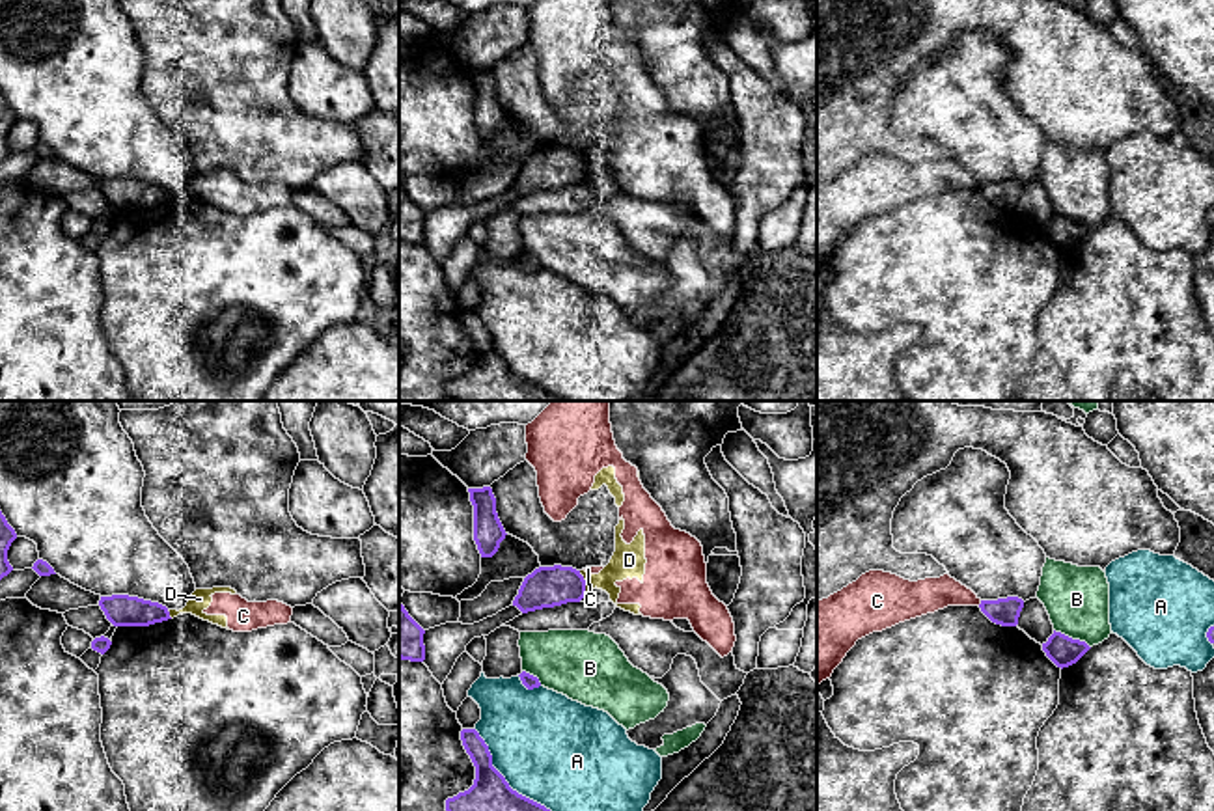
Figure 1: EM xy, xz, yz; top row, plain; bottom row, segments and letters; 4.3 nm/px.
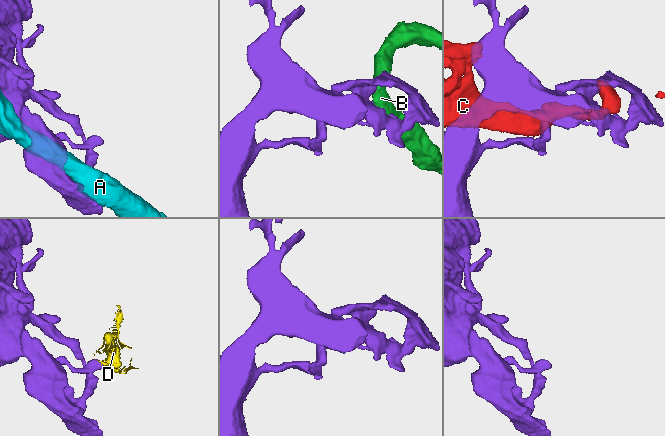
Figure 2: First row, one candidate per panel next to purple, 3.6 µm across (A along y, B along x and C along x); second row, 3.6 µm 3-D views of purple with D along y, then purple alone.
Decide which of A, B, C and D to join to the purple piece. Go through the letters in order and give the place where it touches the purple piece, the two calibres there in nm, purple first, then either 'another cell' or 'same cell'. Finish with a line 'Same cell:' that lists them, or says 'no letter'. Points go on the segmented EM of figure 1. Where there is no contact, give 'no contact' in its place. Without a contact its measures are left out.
A: meets purple in xz at (504, 778); 160 nm thick on the purple side, 460 nm on the other; another cell
B: meets purple in yz at (1071, 638); 140 nm thick on the purple side, 280 nm on the other; another cell
C: meets purple in yz at (981, 603); 120 nm thick on the purple side, 150 nm on the other; another cell
D: meets purple in xz at (584, 582); 180 nm thick on the purple side, 140 nm on the other; another cell
Same cell: no letter

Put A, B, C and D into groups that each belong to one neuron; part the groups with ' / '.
A / B / C D

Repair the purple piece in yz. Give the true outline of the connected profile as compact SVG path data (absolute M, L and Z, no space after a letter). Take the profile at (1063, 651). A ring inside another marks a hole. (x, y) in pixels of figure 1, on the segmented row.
M1055 632L1042 643L1042 651L1057 667L1069 667L1076 664L1091 647L1085 641L1072 639L1061 632Z

